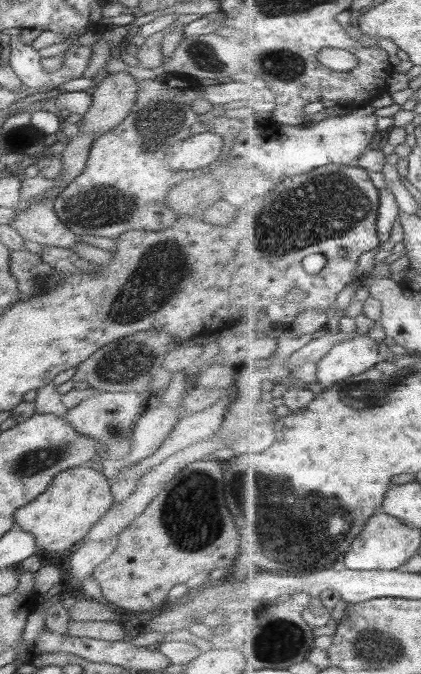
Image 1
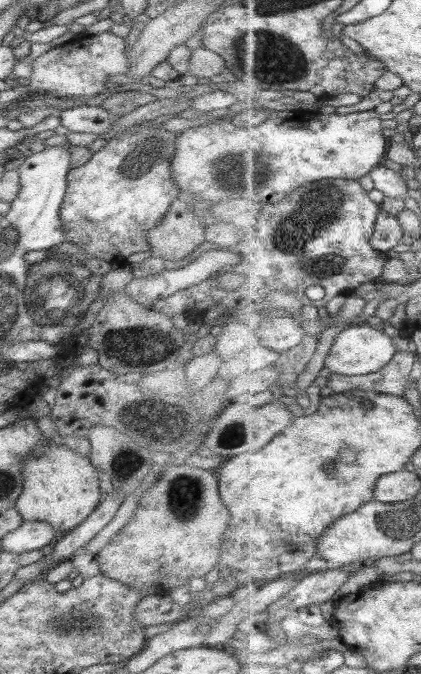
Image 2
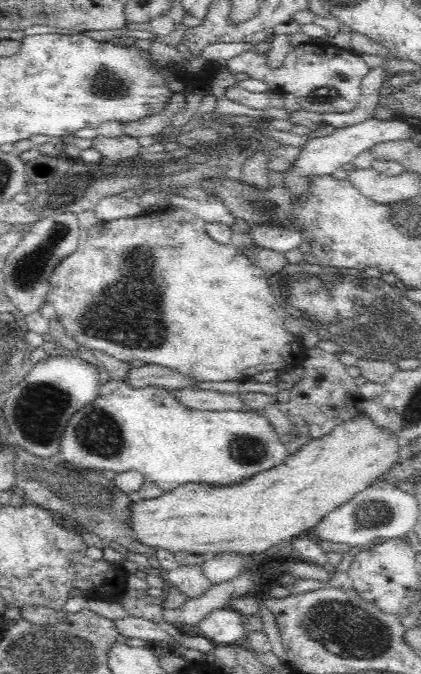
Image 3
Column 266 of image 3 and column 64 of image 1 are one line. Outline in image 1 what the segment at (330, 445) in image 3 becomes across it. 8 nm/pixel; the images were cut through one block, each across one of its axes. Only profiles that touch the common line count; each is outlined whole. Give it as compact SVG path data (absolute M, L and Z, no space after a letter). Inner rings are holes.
M74 466L54 474L42 494L25 506L17 508L13 522L20 530L33 536L37 549L59 552L80 544L91 526L109 511L112 504L113 496L106 476L93 468Z

